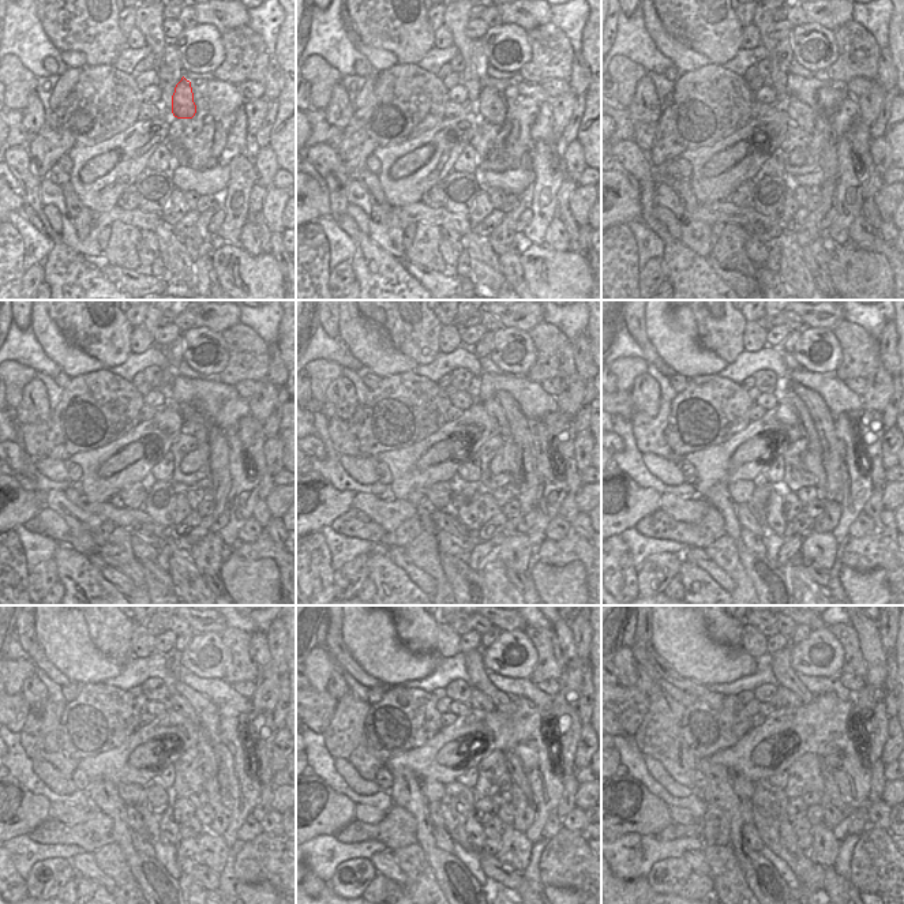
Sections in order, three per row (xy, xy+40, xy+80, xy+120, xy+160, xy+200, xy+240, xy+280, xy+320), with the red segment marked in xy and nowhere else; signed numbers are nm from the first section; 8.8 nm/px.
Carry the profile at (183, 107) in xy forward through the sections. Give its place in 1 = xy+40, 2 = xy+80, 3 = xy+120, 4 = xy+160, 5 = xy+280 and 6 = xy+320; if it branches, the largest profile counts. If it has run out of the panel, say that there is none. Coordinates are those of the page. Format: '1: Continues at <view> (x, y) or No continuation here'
1: Continues at xy+40 (491, 107)
2: Continues at xy+80 (801, 113)
3: Continues at xy+120 (197, 426)
4: Continues at xy+160 (505, 461)
5: Continues at xy+280 (525, 813)
6: Continues at xy+320 (832, 816)

